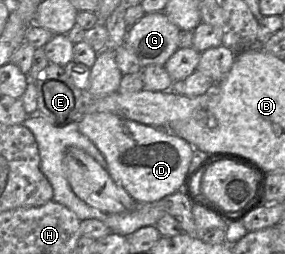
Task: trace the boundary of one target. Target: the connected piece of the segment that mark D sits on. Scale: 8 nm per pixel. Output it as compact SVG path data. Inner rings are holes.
M107 112L83 115L78 121L78 127L105 157L111 178L137 203L159 201L169 194L182 190L183 178L189 170L194 150L185 139L165 129Z

